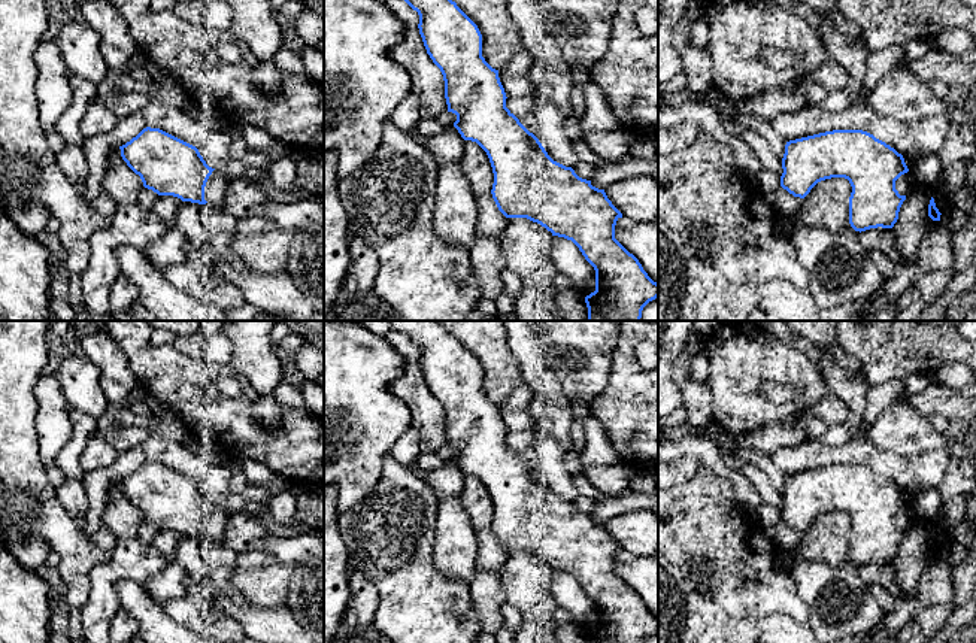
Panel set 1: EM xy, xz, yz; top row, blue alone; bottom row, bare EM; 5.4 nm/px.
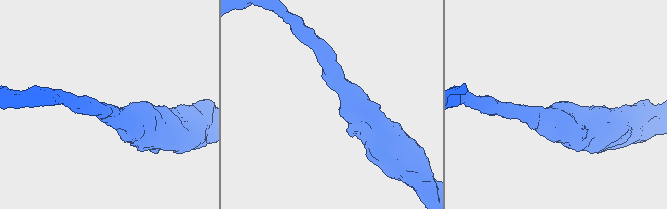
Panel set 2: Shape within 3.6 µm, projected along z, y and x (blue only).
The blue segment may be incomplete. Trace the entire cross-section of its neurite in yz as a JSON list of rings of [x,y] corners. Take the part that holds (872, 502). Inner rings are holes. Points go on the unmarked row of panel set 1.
[[[833,464],[785,479],[781,521],[794,531],[804,533],[821,515],[845,512],[852,521],[849,531],[849,558],[855,565],[892,562],[906,534],[895,524],[895,515],[909,506],[904,492],[894,482],[863,464]]]

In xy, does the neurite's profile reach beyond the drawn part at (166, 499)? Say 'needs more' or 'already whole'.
already whole

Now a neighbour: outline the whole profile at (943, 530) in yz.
[[[943,506],[933,518],[930,527],[940,548],[949,546],[955,542],[955,527],[948,521],[946,510]]]

